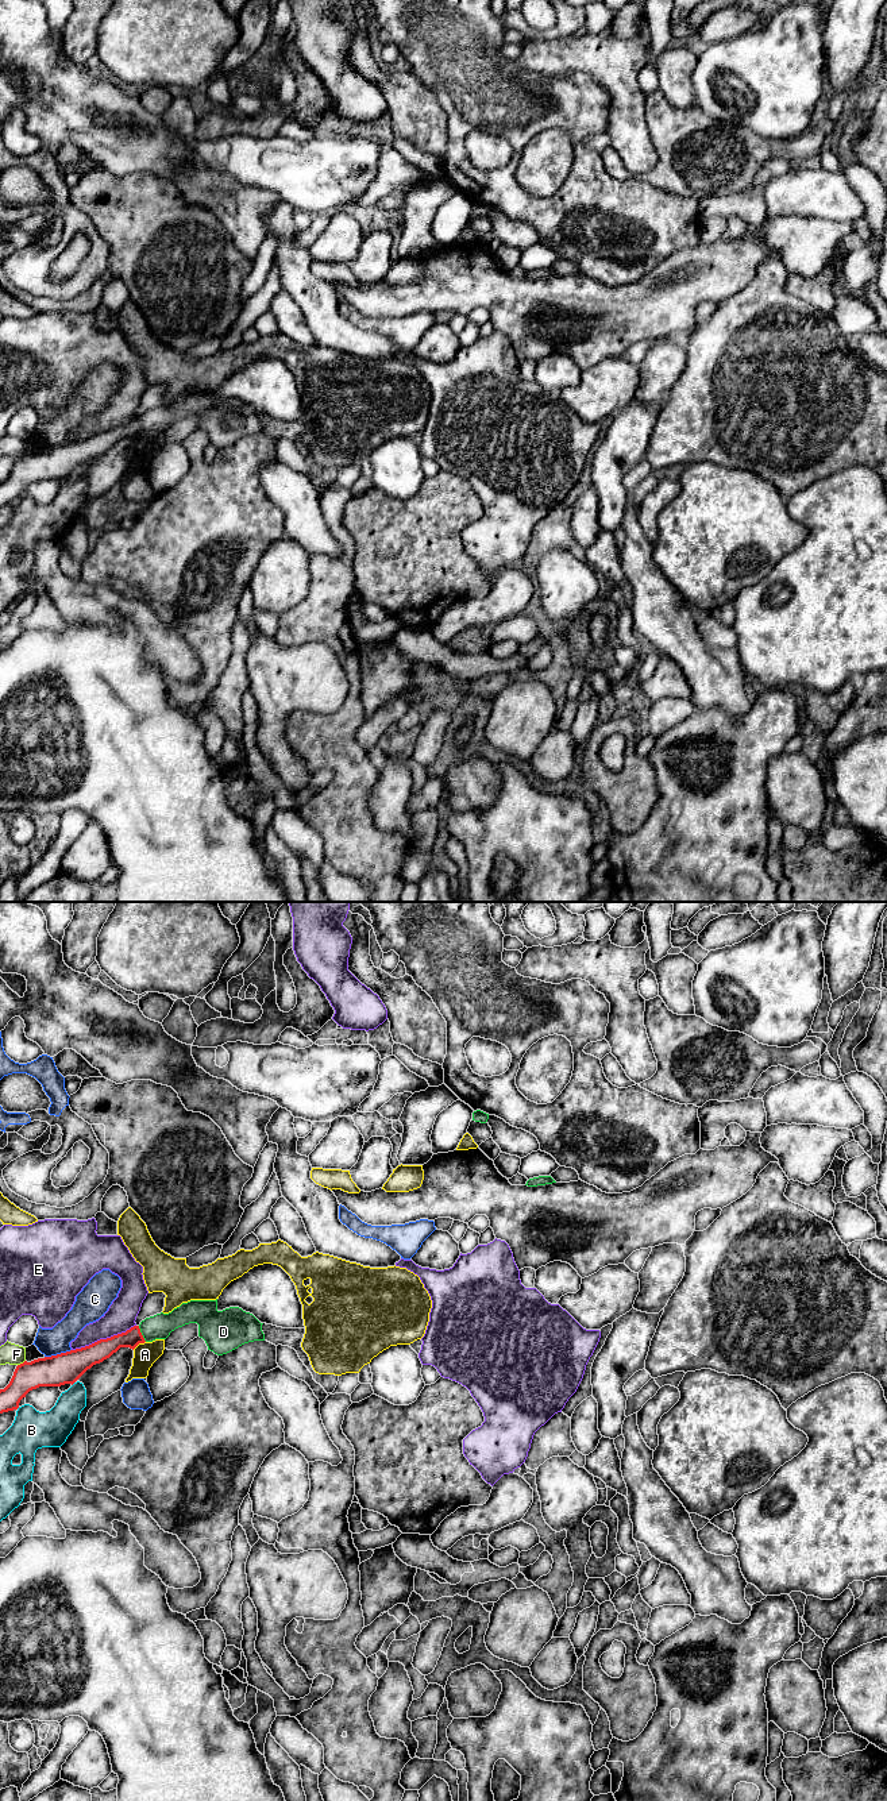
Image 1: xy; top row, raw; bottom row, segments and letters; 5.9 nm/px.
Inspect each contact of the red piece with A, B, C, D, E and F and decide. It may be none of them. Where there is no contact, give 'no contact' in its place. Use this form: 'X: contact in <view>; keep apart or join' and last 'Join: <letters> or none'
A: contact in xy; keep apart
B: contact in xy; keep apart
C: contact in xy; keep apart
D: contact in xy; join
E: contact in xy; keep apart
F: contact in xy; keep apart
Join: D

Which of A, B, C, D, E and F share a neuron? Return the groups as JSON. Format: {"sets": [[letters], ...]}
{"sets": [["A"], ["B"], ["C"], ["D"], ["E"], ["F"]]}

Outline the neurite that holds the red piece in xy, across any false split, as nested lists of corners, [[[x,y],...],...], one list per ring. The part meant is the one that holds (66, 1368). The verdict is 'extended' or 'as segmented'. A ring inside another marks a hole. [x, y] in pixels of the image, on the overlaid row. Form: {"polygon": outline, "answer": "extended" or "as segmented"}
{"polygon": [[[190,1300],[169,1314],[146,1318],[126,1333],[100,1339],[89,1346],[18,1365],[9,1384],[0,1389],[0,1414],[19,1408],[26,1395],[39,1387],[74,1384],[88,1369],[103,1362],[120,1347],[135,1349],[139,1343],[166,1339],[171,1331],[189,1323],[198,1324],[198,1337],[217,1355],[239,1346],[265,1341],[262,1324],[239,1307],[217,1310],[216,1300]]], "answer": "extended"}

